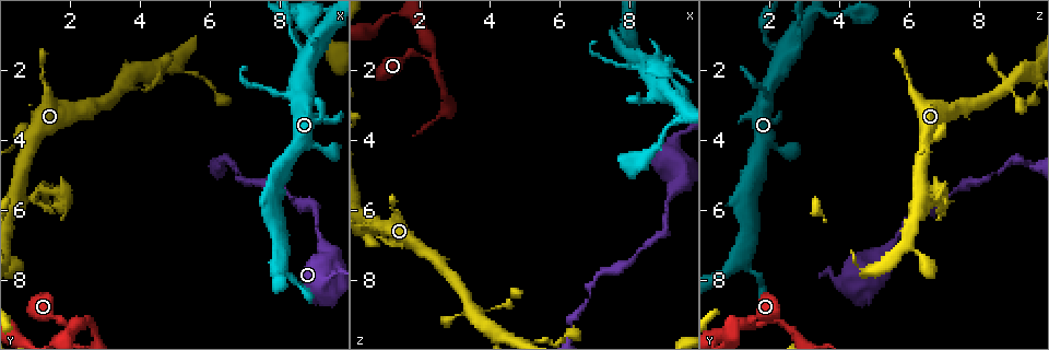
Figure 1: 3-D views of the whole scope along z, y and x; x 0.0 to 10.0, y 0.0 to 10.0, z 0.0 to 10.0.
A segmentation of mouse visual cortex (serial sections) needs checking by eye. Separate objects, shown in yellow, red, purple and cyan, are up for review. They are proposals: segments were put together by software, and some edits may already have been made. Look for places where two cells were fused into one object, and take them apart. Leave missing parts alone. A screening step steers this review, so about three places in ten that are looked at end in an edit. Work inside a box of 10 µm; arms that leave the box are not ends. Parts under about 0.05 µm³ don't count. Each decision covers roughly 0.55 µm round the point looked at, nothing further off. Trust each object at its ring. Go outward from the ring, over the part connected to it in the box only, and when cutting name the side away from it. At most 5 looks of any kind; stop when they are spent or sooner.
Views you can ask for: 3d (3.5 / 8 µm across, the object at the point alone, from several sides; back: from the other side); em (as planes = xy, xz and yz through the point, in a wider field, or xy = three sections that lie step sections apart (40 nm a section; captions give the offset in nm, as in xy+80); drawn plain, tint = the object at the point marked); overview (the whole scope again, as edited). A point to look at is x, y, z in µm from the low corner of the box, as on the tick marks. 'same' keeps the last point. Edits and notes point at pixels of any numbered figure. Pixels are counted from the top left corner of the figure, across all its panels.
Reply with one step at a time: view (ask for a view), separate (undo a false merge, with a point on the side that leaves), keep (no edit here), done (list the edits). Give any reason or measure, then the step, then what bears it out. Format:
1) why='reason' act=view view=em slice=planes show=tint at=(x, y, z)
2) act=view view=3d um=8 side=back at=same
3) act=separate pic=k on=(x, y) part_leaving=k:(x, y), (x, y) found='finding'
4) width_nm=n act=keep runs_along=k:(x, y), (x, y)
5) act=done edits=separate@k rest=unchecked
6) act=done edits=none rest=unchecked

why='sharp bend' act=view view=3d um=3.5 at=(2.30, 9.35, 1.65)

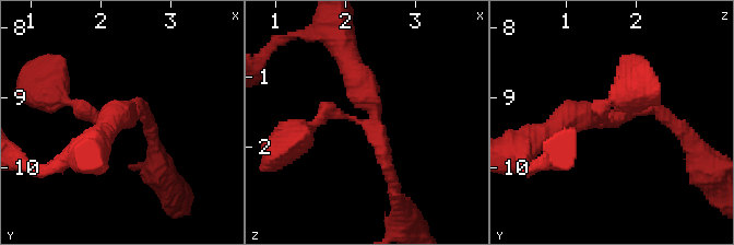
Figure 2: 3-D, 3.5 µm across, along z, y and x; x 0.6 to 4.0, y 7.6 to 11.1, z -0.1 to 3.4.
why='shape alone is not enough' act=view view=em slice=xy step=3 show=tint at=(2.25, 9.35, 1.65)

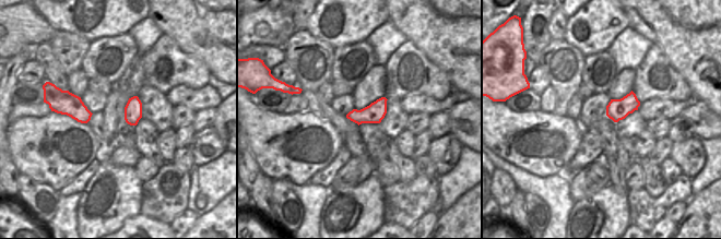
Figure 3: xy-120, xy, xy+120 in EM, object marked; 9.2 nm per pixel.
why='another direction' act=view view=em slice=planes show=tint at=same

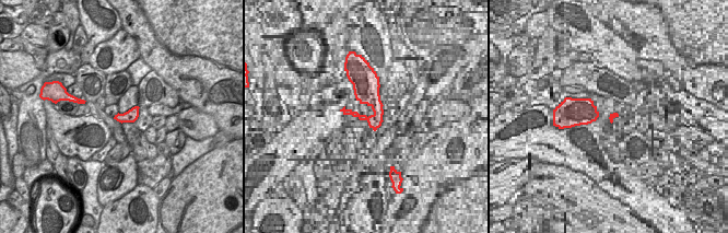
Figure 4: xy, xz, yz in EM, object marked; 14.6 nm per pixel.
arms=3 act=keep runs_along=2:(305, 131), (328, 112), (375, 120), (355, 70) found='one cell here'

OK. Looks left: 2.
why='a narrow waist' act=view view=3d um=3.5 side=back at=(0.90, 5.80, 6.80)

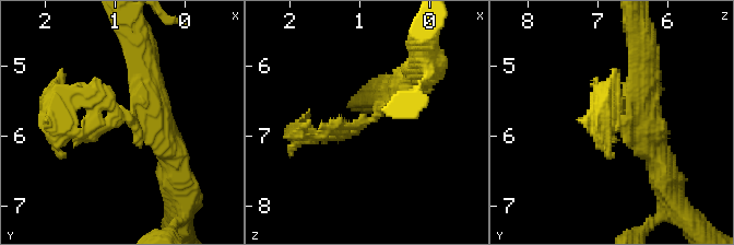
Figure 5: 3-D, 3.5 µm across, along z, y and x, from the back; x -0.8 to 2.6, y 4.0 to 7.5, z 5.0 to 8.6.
why='shape alone is not enough' act=view view=em slice=xy step=1 show=tint at=(0.95, 5.75, 6.80)

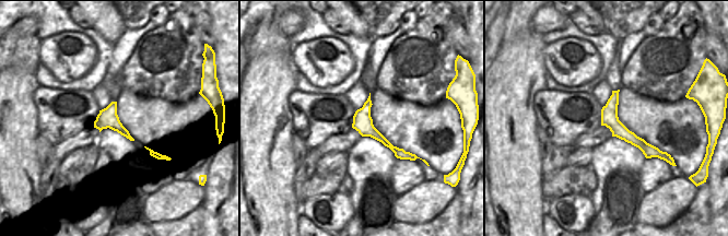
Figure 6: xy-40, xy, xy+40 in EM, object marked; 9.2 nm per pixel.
act=separate pic=5 on=(105, 97) part_leaving=5:(137, 114), (56, 91) found='a second cell is stuck on'

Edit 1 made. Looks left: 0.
act=done edits=separate@5 rest=unchecked

